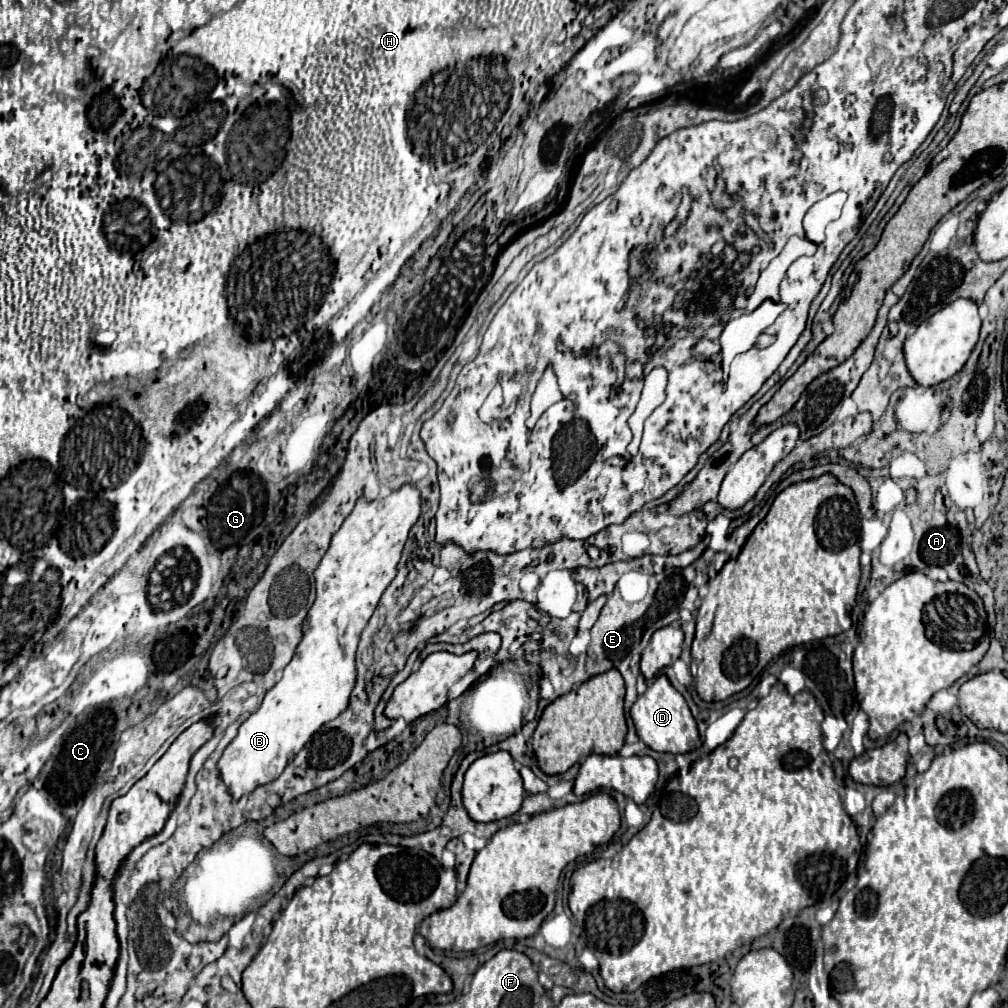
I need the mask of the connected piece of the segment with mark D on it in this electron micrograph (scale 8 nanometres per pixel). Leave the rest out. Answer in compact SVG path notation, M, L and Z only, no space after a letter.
M660 674L654 680L654 684L650 684L648 690L638 696L638 700L634 702L634 706L630 710L630 716L636 724L636 732L638 732L640 740L656 752L684 754L684 752L698 750L702 746L698 728L696 728L696 720L690 714L690 708L688 708L684 696L670 684L670 680L664 674Z

